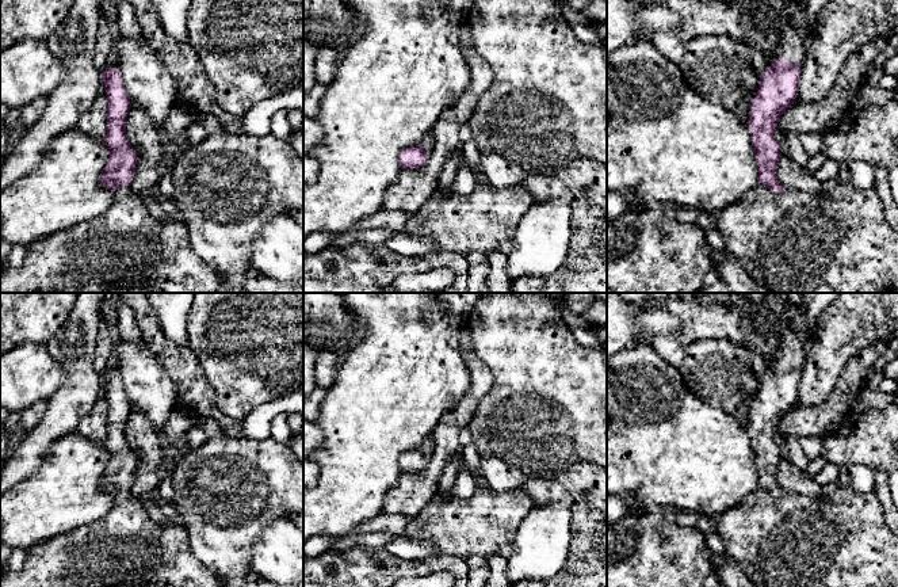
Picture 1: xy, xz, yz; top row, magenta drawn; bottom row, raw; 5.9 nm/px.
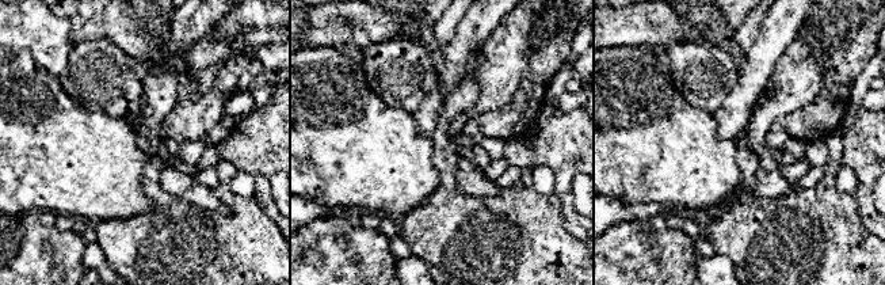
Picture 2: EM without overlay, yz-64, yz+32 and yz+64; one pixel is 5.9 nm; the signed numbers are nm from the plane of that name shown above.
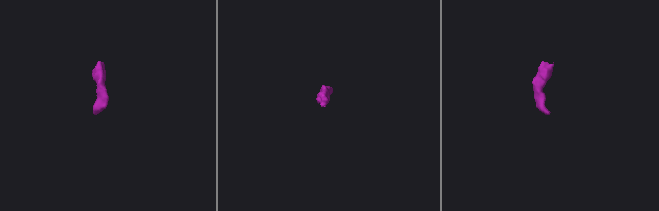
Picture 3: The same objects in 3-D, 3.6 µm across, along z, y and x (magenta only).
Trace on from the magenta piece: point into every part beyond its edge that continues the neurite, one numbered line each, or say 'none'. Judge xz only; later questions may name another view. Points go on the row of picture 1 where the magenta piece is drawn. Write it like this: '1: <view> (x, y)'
1: xz (428, 143)

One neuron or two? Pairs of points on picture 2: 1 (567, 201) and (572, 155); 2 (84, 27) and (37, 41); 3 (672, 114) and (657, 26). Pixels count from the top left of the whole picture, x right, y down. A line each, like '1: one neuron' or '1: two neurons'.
1: one neuron
2: two neurons
3: two neurons

